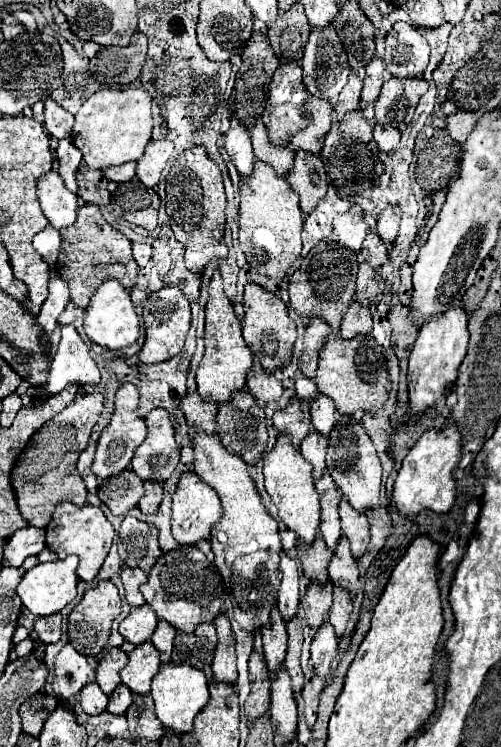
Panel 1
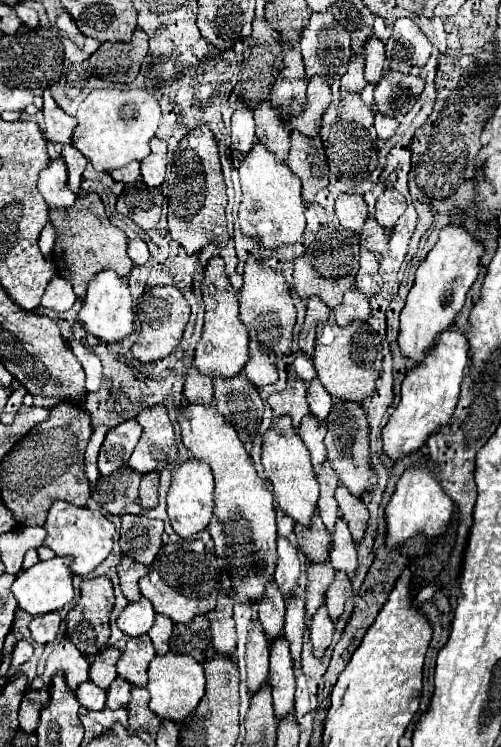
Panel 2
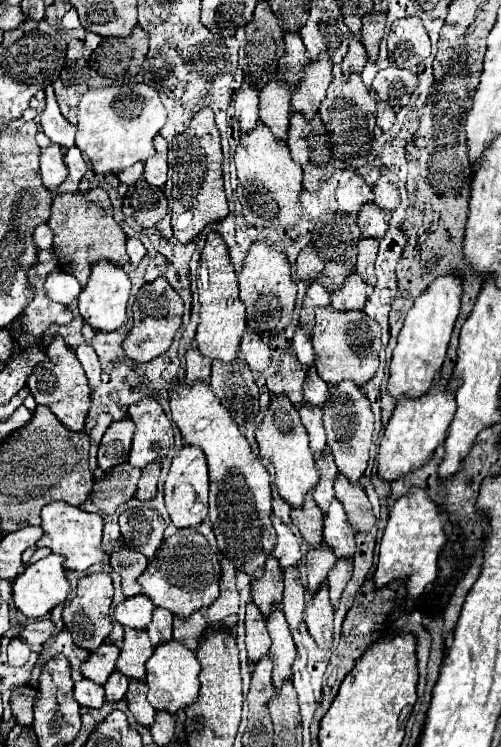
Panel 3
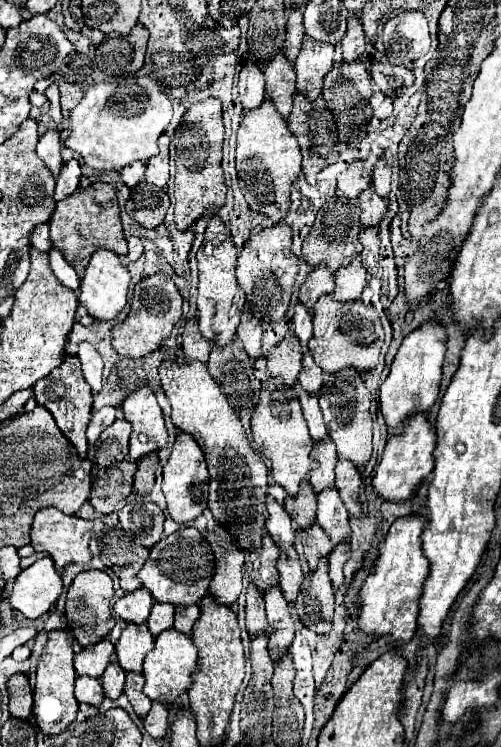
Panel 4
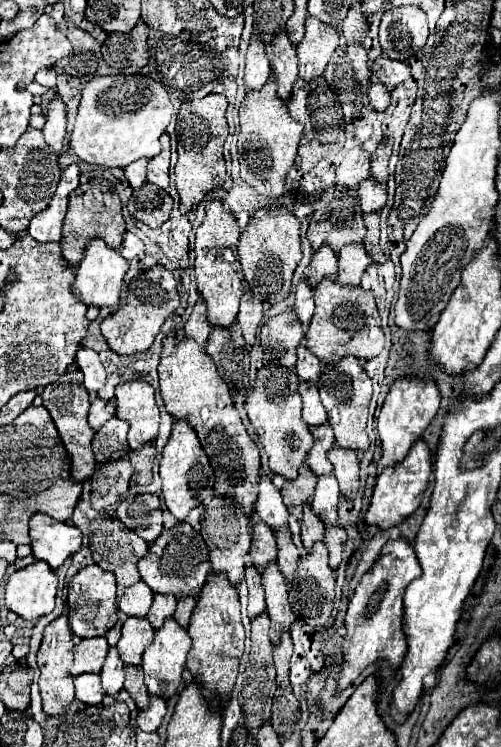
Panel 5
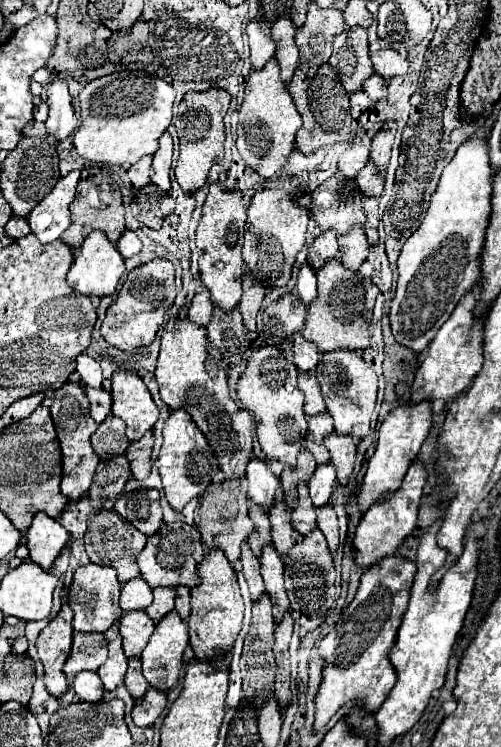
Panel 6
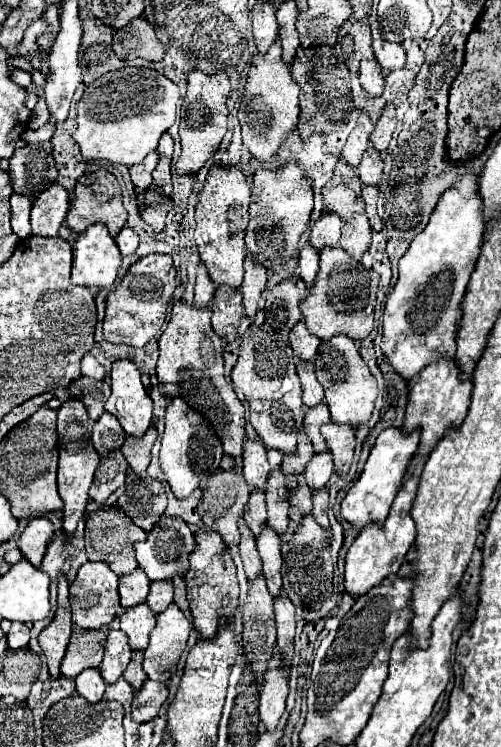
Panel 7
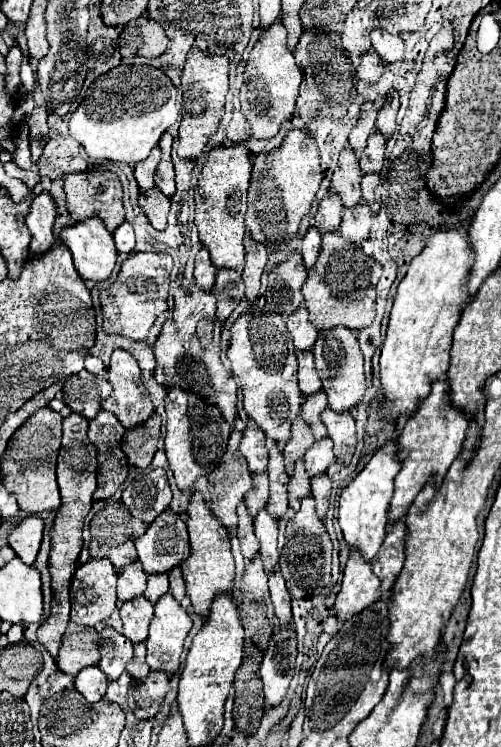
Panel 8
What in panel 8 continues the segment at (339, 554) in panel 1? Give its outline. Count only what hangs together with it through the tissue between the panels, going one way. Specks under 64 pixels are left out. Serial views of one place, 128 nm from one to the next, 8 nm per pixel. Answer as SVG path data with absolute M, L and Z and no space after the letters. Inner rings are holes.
M324 436L322 440L316 440L316 442L308 448L308 454L304 456L306 472L308 472L310 476L322 474L322 472L326 472L326 468L330 466L332 460L334 460L332 440L330 440L328 436Z

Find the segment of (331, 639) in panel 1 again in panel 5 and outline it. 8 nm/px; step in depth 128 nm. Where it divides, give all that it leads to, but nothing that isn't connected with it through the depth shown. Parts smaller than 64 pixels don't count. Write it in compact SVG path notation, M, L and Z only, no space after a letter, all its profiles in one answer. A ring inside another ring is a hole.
M316 542L316 546L312 546L312 550L300 558L296 576L290 584L288 594L294 614L310 626L326 626L334 606L334 586L336 586L336 578L334 578L334 570L328 566L328 548L324 546L324 542Z

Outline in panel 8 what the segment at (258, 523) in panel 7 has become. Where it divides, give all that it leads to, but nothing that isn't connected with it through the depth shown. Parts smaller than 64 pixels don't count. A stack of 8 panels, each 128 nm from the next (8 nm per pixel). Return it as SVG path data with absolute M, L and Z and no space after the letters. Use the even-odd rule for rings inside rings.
M252 474L254 478L254 486L252 490L246 494L246 504L248 504L248 512L250 516L256 516L262 508L266 508L266 500L268 500L268 474Z

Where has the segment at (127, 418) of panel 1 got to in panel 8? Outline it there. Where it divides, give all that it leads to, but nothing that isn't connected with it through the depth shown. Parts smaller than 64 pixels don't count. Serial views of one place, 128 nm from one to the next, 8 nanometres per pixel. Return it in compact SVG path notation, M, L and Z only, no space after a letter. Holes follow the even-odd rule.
M100 410L94 420L90 420L88 426L88 438L96 446L98 452L106 452L112 446L118 446L124 434L124 426L116 420L114 414Z

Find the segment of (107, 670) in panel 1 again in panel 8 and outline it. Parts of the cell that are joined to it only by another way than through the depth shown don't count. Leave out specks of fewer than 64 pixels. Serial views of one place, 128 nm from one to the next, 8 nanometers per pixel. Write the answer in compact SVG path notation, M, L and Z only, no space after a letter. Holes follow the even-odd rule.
M70 624L60 642L56 664L64 674L76 676L82 668L96 666L100 660L98 654L100 634L94 628Z

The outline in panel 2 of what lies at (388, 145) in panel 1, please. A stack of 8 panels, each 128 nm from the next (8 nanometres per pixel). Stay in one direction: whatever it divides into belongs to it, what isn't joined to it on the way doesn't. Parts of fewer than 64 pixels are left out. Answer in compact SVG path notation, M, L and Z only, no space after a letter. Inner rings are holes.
M378 112L374 126L376 126L376 132L378 132L380 140L390 140L392 134L394 134L394 130L396 130L396 126L398 126L398 120L396 118L388 118L388 116L384 116L384 114Z

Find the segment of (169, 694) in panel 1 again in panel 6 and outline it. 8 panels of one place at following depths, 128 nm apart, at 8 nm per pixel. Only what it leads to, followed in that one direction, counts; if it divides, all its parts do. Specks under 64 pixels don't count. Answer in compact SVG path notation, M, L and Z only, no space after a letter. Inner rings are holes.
M172 610L156 624L150 642L140 656L142 672L152 688L166 692L176 686L186 646L188 624Z

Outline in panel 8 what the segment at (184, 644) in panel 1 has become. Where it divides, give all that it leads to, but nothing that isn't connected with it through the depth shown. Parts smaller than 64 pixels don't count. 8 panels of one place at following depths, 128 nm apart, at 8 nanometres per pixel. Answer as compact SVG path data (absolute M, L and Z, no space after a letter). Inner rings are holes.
M174 566L174 568L168 572L168 576L170 576L170 594L172 594L178 602L182 602L182 598L186 596L186 590L184 590L184 578L182 578L180 568Z

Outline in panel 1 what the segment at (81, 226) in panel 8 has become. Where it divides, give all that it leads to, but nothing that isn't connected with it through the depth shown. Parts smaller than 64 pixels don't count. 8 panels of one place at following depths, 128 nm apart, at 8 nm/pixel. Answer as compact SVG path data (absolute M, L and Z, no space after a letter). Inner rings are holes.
M104 280L92 294L90 304L86 308L86 316L84 316L84 332L86 336L110 350L118 350L124 346L130 346L138 340L140 336L140 324L138 324L138 316L134 312L134 306L130 302L130 294L126 288L120 286L120 282L112 280Z

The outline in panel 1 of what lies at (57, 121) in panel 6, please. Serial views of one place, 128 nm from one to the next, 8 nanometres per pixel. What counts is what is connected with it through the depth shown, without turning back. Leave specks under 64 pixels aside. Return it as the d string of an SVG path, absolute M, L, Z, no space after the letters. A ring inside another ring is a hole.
M56 170L42 174L38 182L38 198L48 222L54 228L66 228L76 222L78 198L64 186Z

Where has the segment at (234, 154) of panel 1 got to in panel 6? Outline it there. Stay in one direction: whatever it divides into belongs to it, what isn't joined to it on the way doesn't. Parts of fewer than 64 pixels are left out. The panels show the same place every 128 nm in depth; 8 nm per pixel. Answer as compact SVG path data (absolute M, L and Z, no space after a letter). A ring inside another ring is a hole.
M252 18L246 26L246 32L250 38L250 62L256 70L260 70L260 66L264 66L276 50L276 44L270 34L270 24Z

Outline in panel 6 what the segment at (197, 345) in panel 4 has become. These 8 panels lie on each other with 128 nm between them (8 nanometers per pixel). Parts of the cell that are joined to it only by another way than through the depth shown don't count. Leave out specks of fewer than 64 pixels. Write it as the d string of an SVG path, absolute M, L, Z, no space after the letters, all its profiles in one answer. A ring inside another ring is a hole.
M198 282L198 286L196 286L196 294L194 294L194 300L192 300L190 308L188 308L188 318L190 318L192 322L196 322L196 324L206 326L206 324L210 322L212 310L214 310L214 306L212 306L212 300L210 300L210 294L208 294L208 288L206 288L202 282Z

